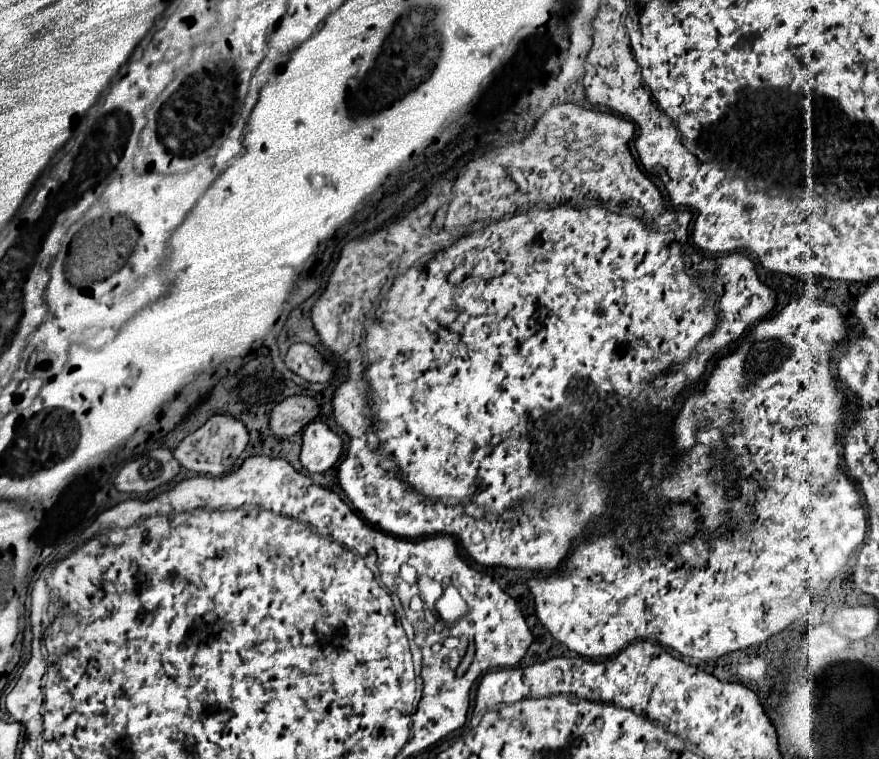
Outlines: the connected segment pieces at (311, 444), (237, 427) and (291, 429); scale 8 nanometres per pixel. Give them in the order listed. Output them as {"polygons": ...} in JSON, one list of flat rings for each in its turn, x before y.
{"polygons":[[[311,422,303,430,303,446,299,460,309,472,325,472,337,462,337,458,341,456,341,448,341,436,333,434,321,422]],[[211,416,201,428,197,428,195,432,187,434,179,444,177,448,173,450,173,456,179,460,179,464,191,472,197,472,197,474,207,474,207,476,221,476,225,472,231,470,233,462,239,458,239,454,245,450,249,442,249,434,247,434,247,428,231,418,231,416]],[[289,396,269,414,269,430,277,438,287,438,303,430,319,414,319,404,307,396]]]}

